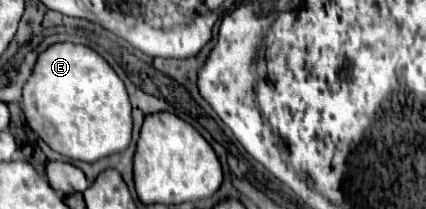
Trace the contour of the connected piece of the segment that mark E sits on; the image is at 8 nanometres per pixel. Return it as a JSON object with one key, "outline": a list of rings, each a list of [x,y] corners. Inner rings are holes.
{"outline":[[[61,42],[39,54],[23,86],[23,114],[51,150],[83,162],[121,152],[131,142],[131,104],[121,78],[87,46]]]}

